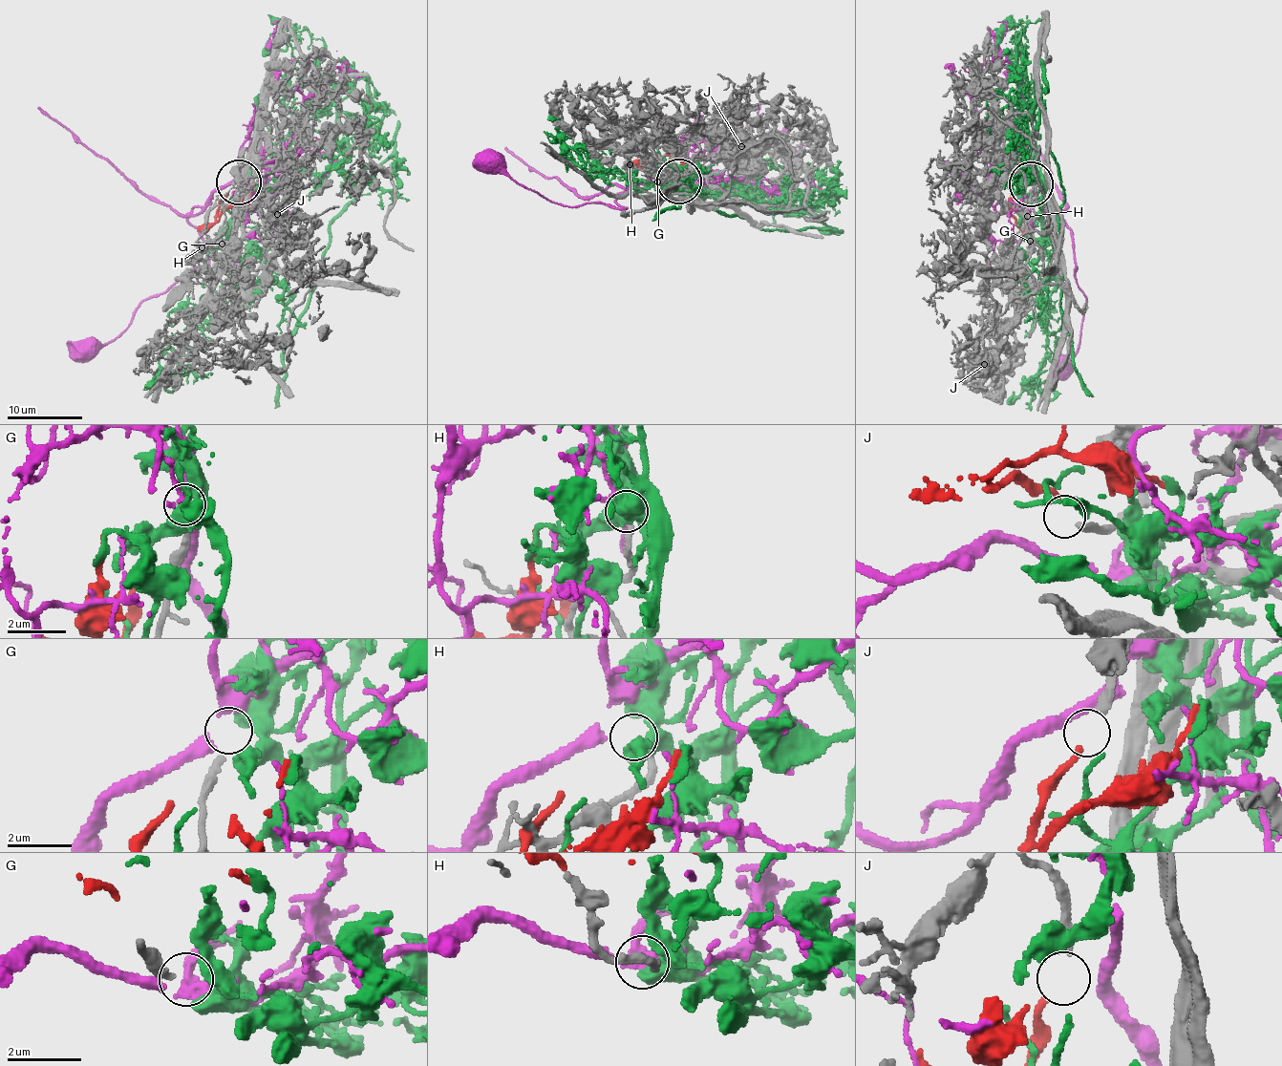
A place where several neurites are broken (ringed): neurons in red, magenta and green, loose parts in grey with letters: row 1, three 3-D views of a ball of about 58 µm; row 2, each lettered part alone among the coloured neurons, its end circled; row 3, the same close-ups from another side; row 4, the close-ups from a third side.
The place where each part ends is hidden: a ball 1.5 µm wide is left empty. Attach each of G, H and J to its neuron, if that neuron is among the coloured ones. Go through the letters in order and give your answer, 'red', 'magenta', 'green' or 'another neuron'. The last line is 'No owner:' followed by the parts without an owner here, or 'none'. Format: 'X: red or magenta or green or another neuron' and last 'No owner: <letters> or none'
G: another neuron
H: magenta
J: red
No owner: G

